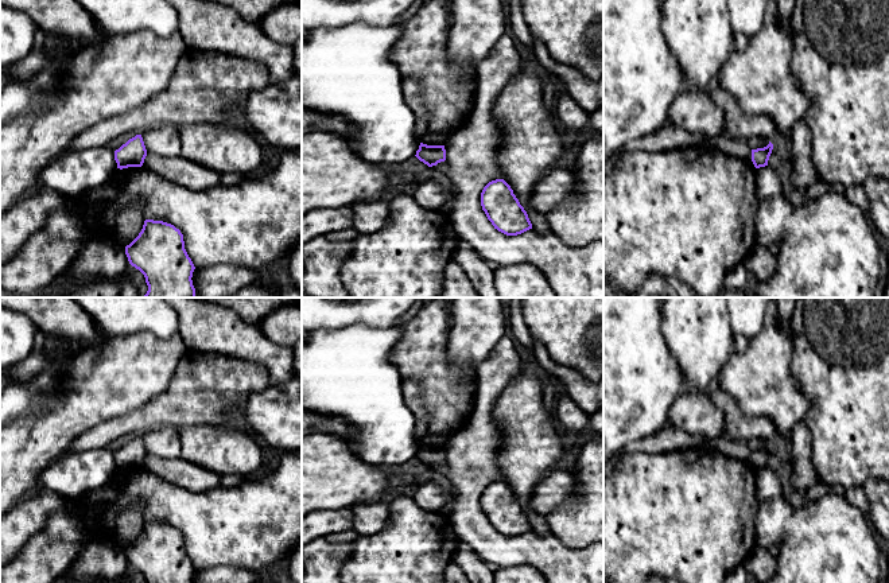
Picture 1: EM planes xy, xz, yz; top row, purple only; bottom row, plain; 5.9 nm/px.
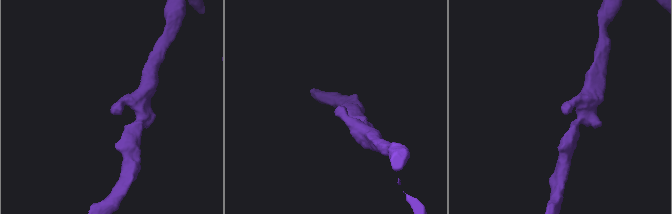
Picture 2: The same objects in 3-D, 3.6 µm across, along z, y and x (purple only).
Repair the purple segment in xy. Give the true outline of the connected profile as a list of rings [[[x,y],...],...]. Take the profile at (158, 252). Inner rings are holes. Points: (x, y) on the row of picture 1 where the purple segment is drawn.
[[[145,219],[139,236],[125,246],[125,254],[145,277],[148,291],[144,298],[195,298],[191,280],[195,267],[185,249],[183,234],[174,225]]]

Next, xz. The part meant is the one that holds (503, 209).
[[[504,179],[492,180],[484,187],[481,206],[494,229],[506,236],[532,229],[527,211]]]

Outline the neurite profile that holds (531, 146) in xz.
[[[525,58],[519,73],[501,90],[493,104],[493,117],[501,128],[501,143],[497,160],[504,180],[511,186],[513,194],[528,214],[532,230],[539,234],[551,234],[544,213],[536,211],[532,205],[535,186],[552,170],[562,156],[563,144],[560,131],[551,121],[551,113],[543,101],[543,73],[531,58]]]

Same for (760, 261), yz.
[[[757,242],[742,263],[748,272],[752,272],[758,281],[768,280],[776,271],[776,257],[766,246]]]

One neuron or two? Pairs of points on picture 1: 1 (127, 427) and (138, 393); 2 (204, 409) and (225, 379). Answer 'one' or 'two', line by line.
1: two
2: one

